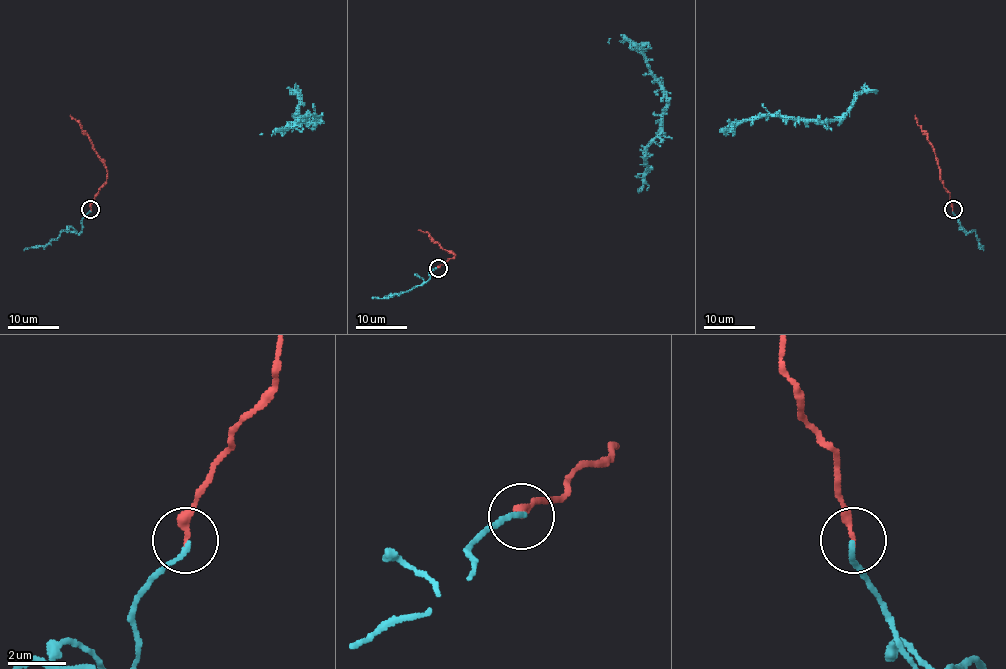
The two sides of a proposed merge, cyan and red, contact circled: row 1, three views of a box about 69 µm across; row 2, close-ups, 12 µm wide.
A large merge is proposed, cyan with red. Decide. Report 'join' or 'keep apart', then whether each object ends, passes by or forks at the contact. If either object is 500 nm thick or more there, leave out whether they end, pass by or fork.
join; cyan ends there; red ends there

